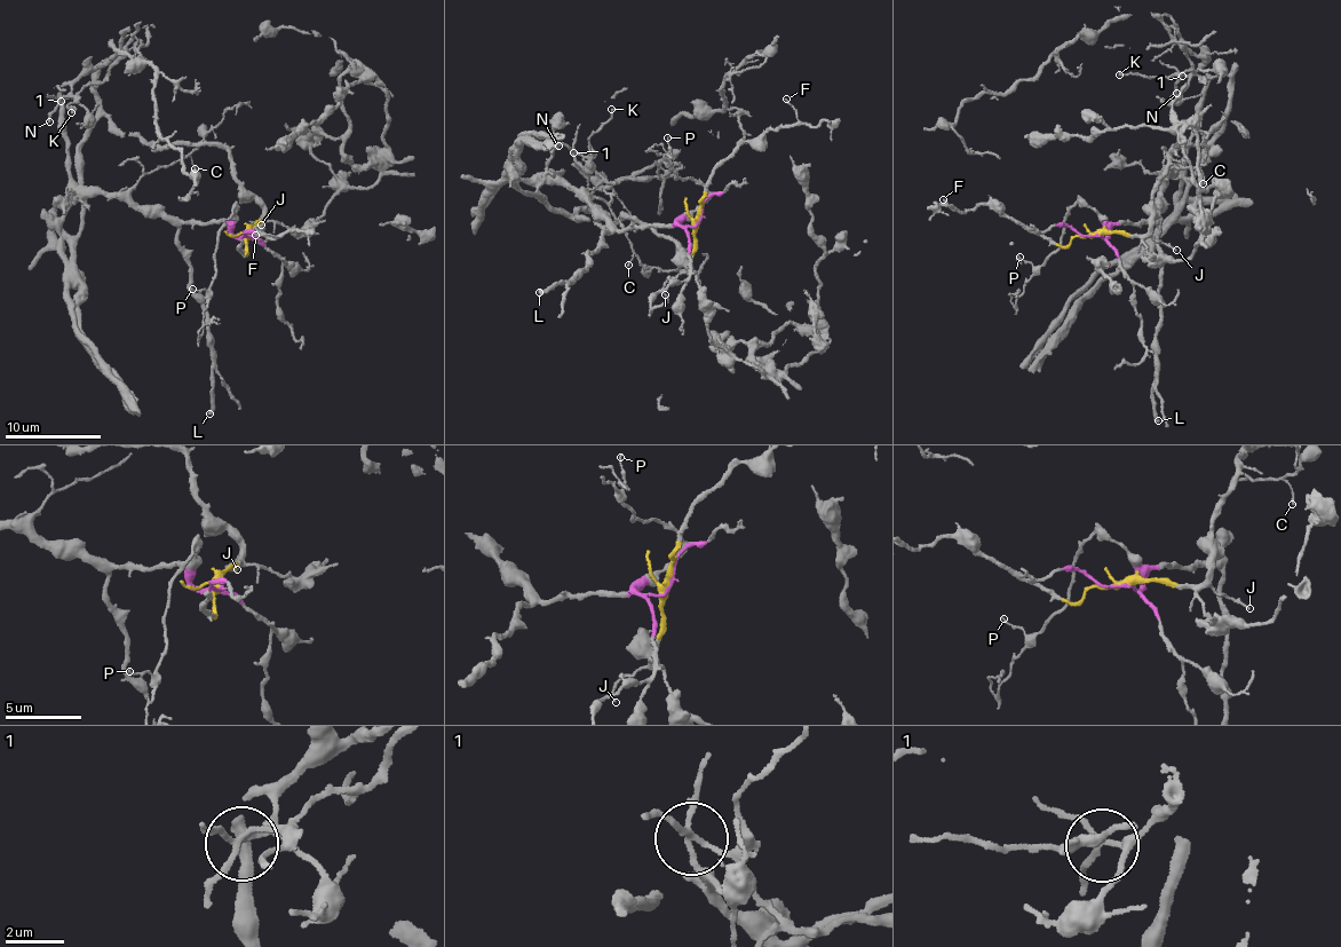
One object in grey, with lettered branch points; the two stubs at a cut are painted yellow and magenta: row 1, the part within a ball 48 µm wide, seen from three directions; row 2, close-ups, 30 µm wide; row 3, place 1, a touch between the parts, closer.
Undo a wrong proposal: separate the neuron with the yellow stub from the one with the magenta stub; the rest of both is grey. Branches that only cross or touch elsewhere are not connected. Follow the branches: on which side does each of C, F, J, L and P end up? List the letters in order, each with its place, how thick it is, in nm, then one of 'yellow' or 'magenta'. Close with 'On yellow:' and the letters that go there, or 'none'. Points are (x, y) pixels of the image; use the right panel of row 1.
C: place (1203, 183); calibre 120 nm; magenta
F: place (943, 199); calibre 130 nm; yellow
J: place (1176, 250); calibre 120 nm; yellow
L: place (1158, 420); calibre 320 nm; magenta
P: place (1020, 257); calibre 110 nm; magenta
On yellow: F, J

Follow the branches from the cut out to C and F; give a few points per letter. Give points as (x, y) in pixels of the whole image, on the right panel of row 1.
C: (1090, 236), (1108, 237), (1129, 220), (1136, 225), (1158, 220), (1161, 172), (1176, 166), (1199, 168), (1204, 184)
F: (1090, 236), (1078, 234), (1065, 246), (1031, 233), (985, 205), (962, 212), (944, 199)

